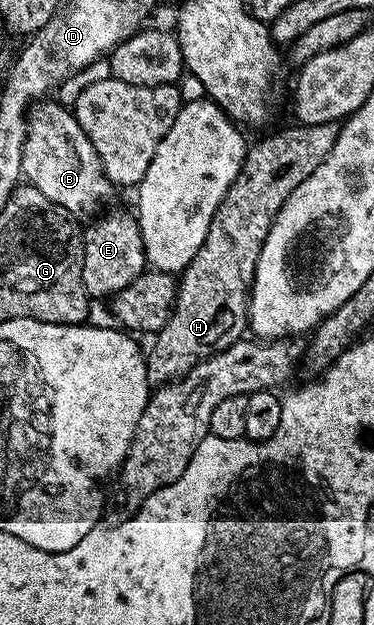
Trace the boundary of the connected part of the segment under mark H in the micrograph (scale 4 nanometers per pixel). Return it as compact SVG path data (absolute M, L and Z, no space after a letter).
M339 122L294 125L288 130L279 130L276 134L261 139L256 146L252 145L248 149L241 172L232 180L229 192L225 192L225 196L219 201L217 212L209 224L209 232L205 232L205 244L197 248L197 256L193 256L193 260L189 260L187 267L178 275L175 306L171 309L169 320L165 328L154 335L152 342L155 343L152 344L151 351L146 351L148 387L158 388L182 379L199 362L221 353L244 337L249 326L249 287L255 278L257 260L265 244L265 236L269 236L269 228L277 212L281 212L285 200L289 200L293 188L297 188L301 180L309 180L309 176L313 176L317 164L321 164L321 160L325 160L325 156L333 152L333 144L339 135Z

